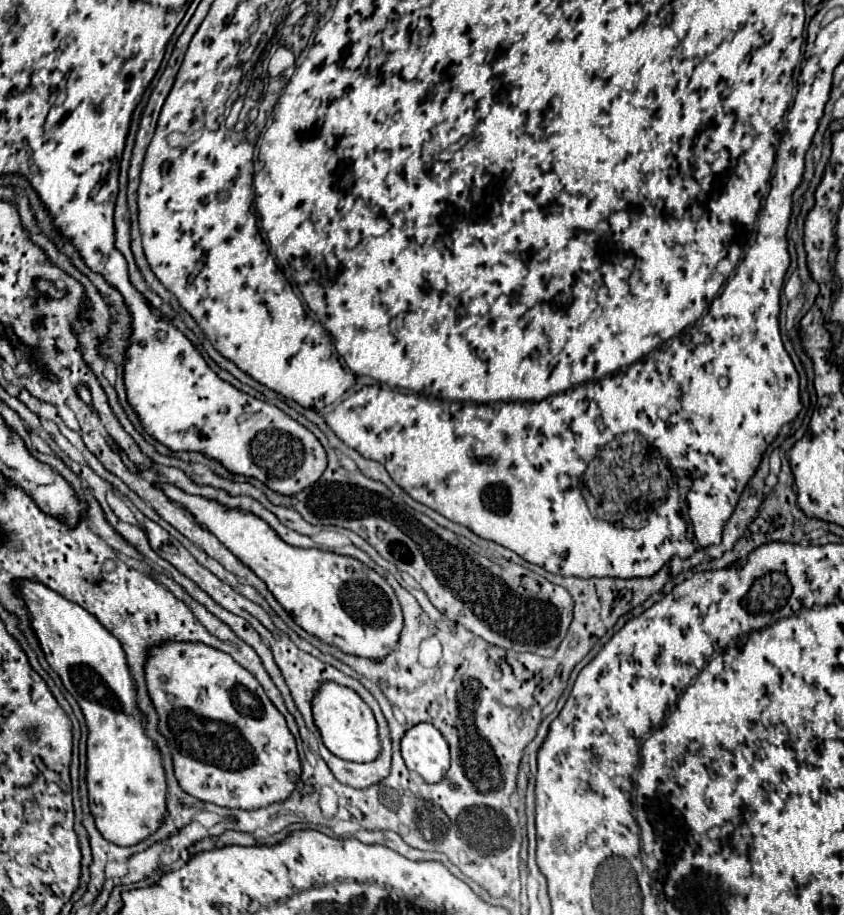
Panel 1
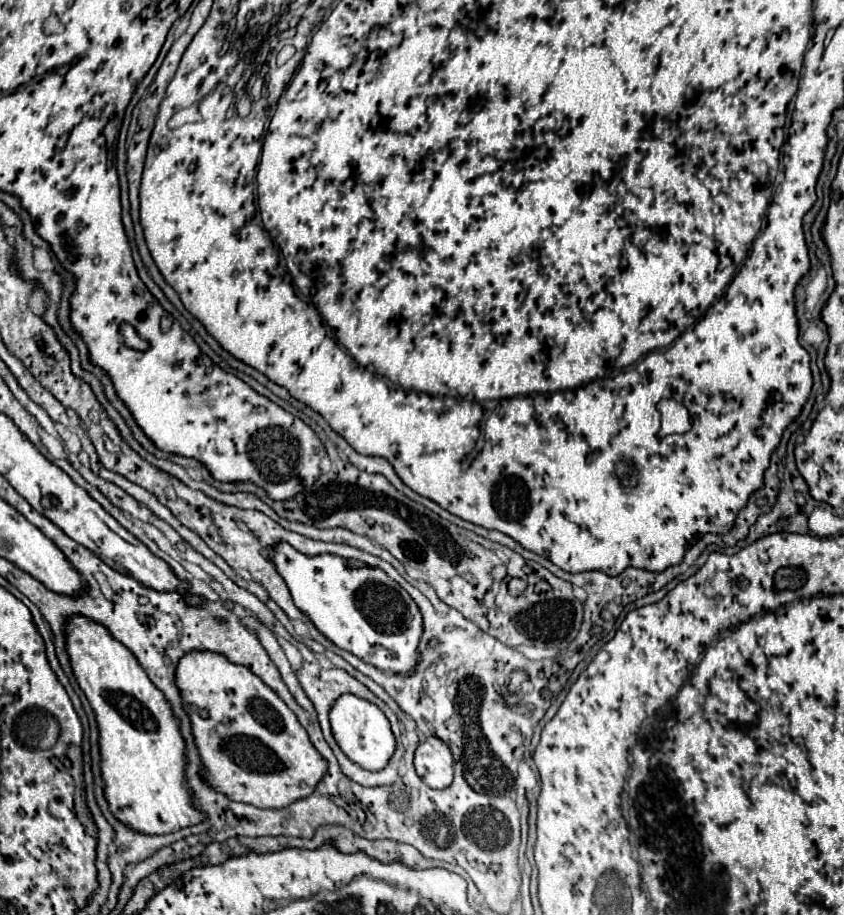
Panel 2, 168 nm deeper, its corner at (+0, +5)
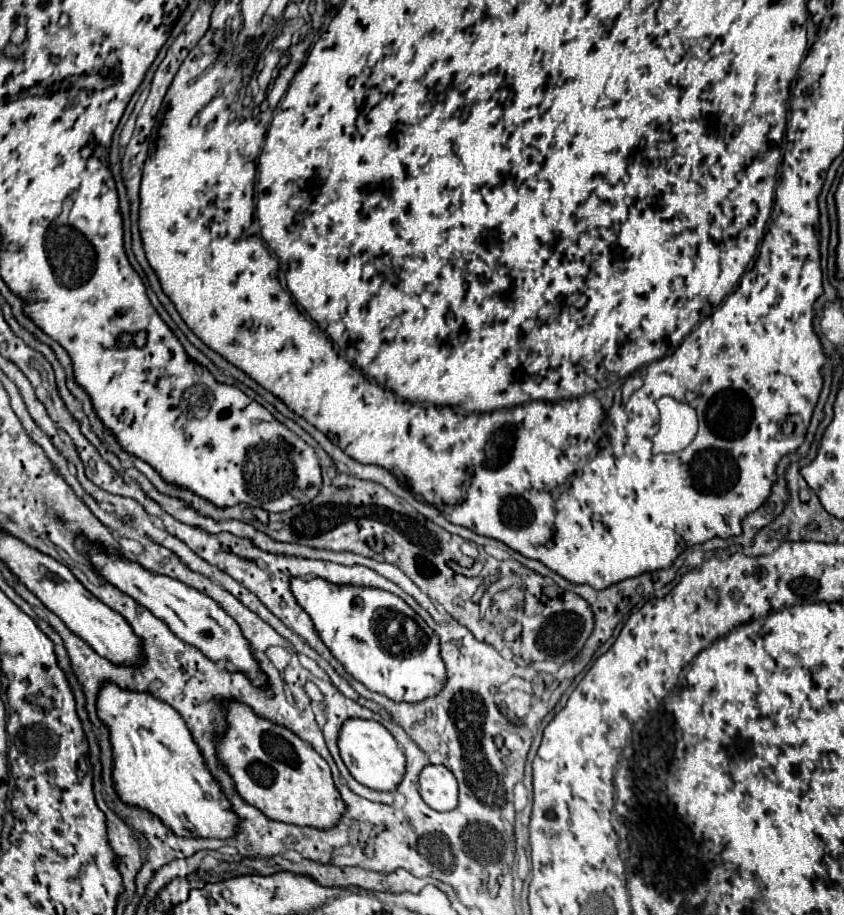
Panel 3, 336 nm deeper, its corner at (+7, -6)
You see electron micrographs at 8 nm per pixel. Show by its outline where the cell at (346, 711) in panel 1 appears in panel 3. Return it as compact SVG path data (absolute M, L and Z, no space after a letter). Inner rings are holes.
M348 718L338 734L340 756L350 770L350 774L364 786L372 790L392 790L404 776L404 754L398 750L392 734L376 720Z

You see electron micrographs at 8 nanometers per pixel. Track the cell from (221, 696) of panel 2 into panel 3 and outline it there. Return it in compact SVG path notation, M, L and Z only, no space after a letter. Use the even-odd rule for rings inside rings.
M224 700L220 706L226 710L226 732L216 738L216 758L222 764L222 768L230 774L234 780L234 786L242 800L254 808L258 808L266 818L276 822L288 822L298 826L314 826L314 828L330 828L340 814L344 812L344 802L340 800L340 794L336 786L332 784L330 766L326 760L314 752L312 746L308 746L304 740L300 740L294 732L288 728L274 724L262 716L258 716L250 706L246 706L240 700Z

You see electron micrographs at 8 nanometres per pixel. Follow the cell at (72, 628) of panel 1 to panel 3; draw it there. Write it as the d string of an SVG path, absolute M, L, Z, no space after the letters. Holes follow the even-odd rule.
M106 680L98 688L96 712L110 732L112 782L120 800L148 810L176 836L182 838L230 838L238 824L222 796L218 782L204 766L182 716L148 692L120 688Z

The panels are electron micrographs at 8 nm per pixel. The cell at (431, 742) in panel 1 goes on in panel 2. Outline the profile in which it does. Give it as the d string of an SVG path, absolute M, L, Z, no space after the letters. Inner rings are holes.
M429 737L415 751L415 769L431 789L447 789L453 781L453 757L449 747L441 739Z

